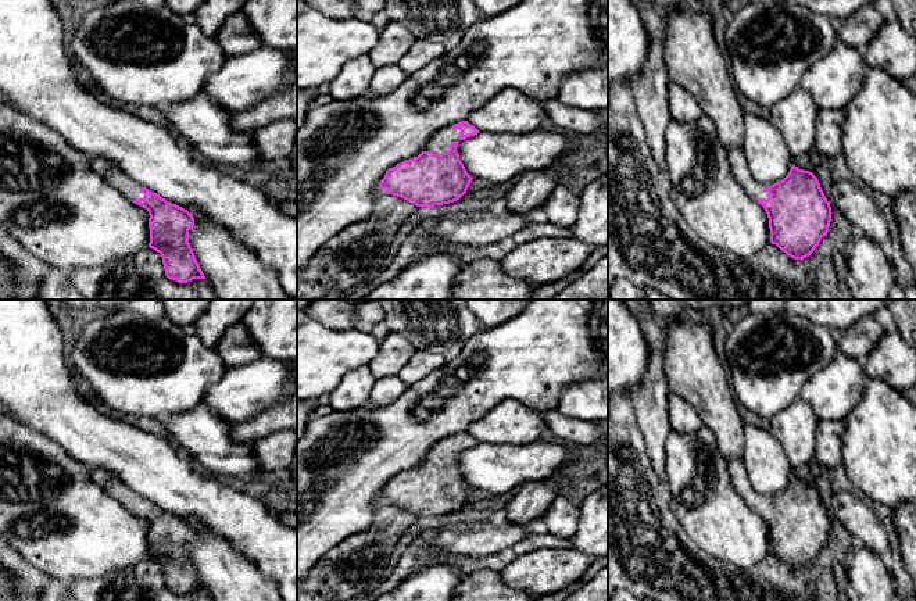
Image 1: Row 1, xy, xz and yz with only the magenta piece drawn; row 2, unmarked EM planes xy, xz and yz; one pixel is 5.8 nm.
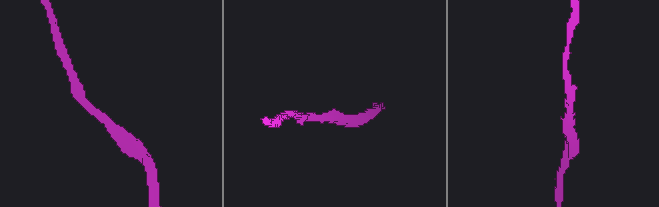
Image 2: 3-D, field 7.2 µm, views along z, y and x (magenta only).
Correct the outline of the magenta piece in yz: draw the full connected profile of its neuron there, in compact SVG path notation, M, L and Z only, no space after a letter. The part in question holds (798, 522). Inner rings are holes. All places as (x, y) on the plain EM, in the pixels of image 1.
M733 458L729 472L736 491L765 519L770 554L794 570L809 568L827 547L833 525L817 489L792 476L783 491L767 497L752 487L743 458Z

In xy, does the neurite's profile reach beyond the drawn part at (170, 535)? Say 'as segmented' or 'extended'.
extended

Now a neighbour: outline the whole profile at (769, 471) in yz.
M744 425L741 458L752 487L762 496L783 491L792 477L794 468L770 430Z

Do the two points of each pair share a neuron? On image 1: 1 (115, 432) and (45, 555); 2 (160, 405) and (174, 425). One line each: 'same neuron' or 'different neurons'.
1: different neurons
2: different neurons

